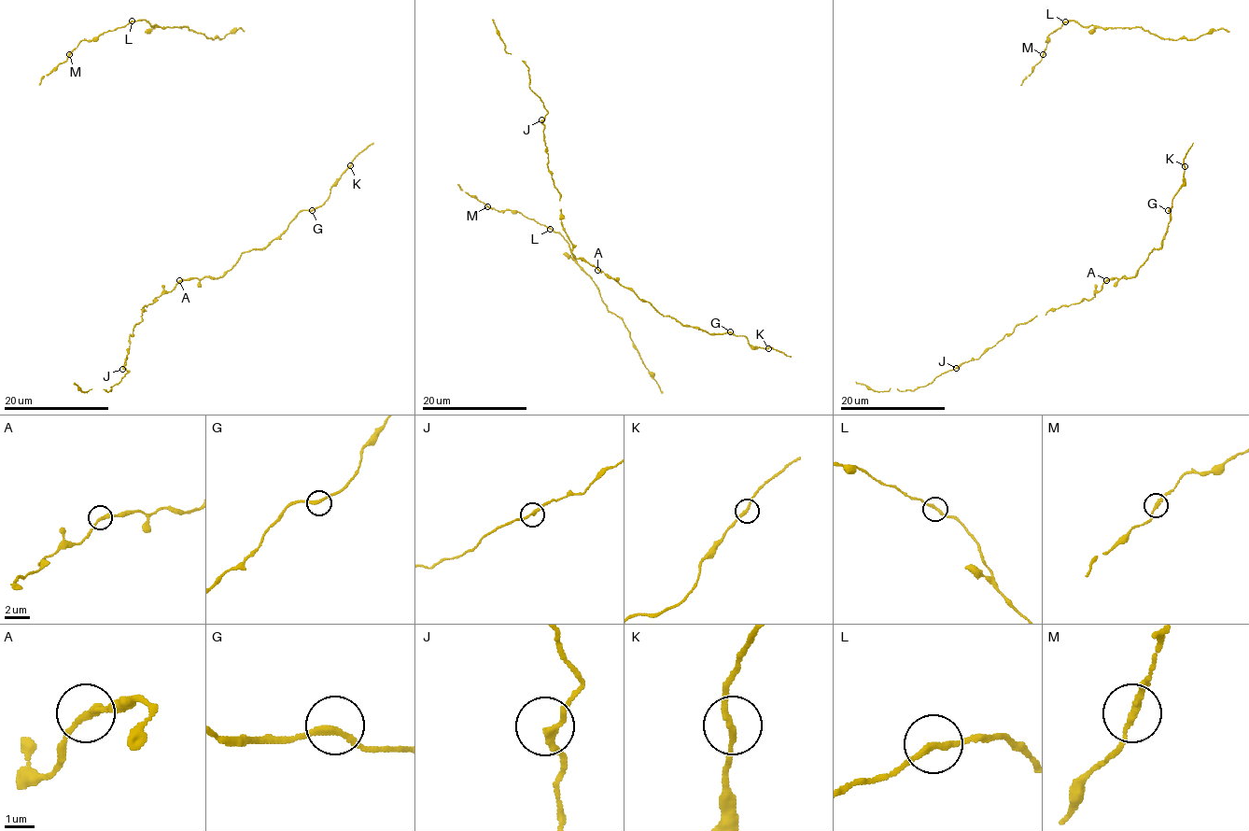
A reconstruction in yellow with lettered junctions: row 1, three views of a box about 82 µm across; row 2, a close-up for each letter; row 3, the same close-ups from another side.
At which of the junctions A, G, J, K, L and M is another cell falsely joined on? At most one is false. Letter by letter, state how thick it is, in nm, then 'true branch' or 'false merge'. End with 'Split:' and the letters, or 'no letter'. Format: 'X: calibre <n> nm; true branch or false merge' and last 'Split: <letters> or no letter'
A: calibre 220 nm; true branch
G: calibre 220 nm; true branch
J: calibre 240 nm; true branch
K: calibre 220 nm; true branch
L: calibre 200 nm; true branch
M: calibre 200 nm; true branch
Split: no letter

